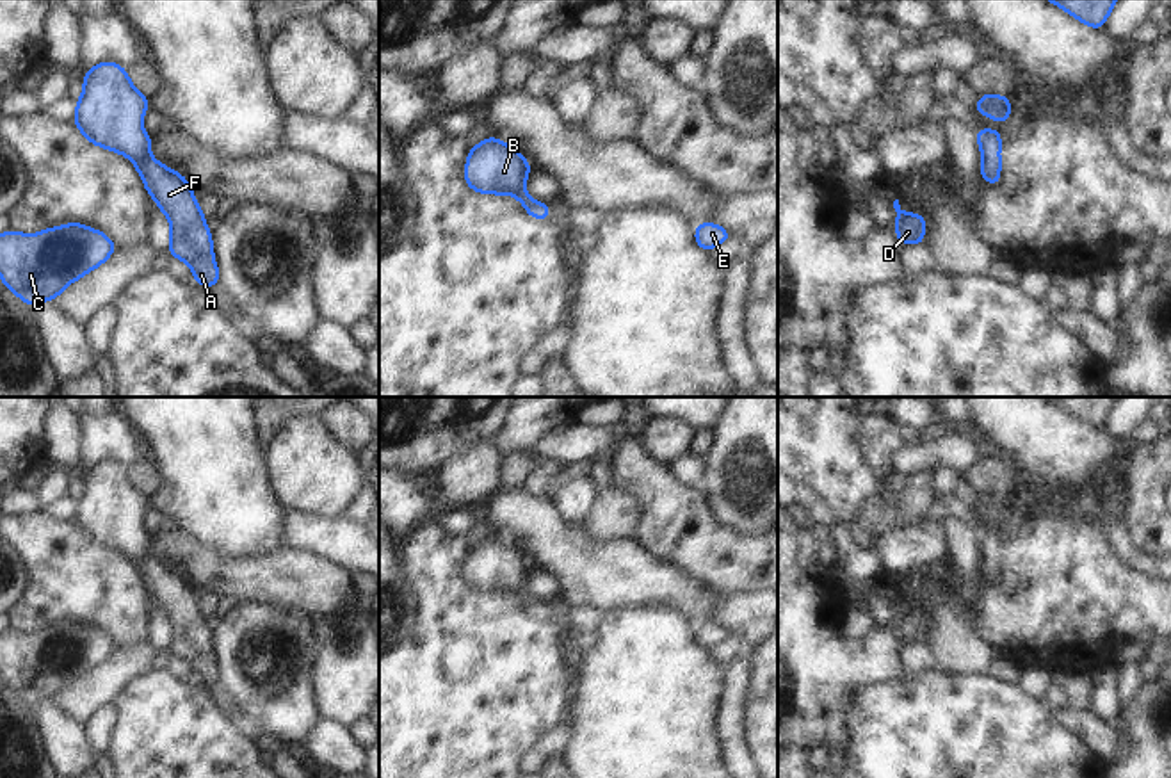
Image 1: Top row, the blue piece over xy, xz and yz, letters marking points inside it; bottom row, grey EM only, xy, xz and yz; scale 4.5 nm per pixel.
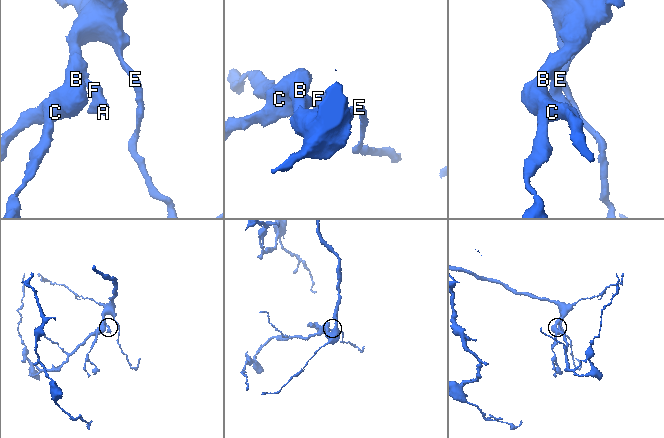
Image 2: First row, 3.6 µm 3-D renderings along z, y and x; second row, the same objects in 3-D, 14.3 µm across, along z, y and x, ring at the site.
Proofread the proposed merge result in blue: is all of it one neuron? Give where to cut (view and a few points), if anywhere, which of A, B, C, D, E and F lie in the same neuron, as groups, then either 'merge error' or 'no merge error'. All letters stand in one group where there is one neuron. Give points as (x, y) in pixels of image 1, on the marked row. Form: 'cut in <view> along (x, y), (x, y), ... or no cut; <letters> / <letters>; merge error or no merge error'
no cut; A B C D E F; no merge error

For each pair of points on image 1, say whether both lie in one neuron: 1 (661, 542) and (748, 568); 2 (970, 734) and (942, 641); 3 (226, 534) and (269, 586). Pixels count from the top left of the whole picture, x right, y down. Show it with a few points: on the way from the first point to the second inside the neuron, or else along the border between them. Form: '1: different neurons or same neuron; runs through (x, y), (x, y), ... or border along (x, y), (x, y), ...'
1: same neuron; runs through (682, 542), (694, 542), (726, 561)
2: different neurons; border along (938, 666), (949, 672), (988, 673)
3: different neurons; border along (201, 543), (250, 556), (283, 547)

